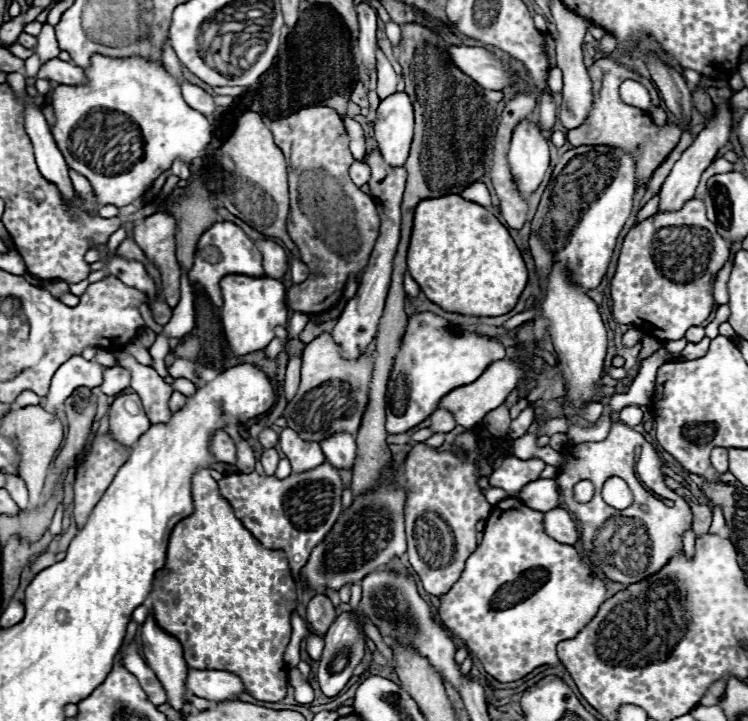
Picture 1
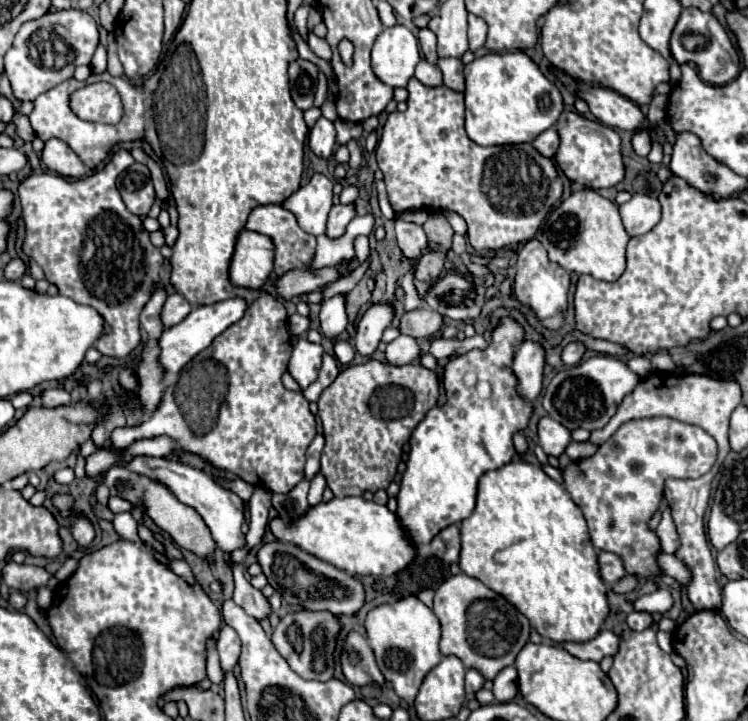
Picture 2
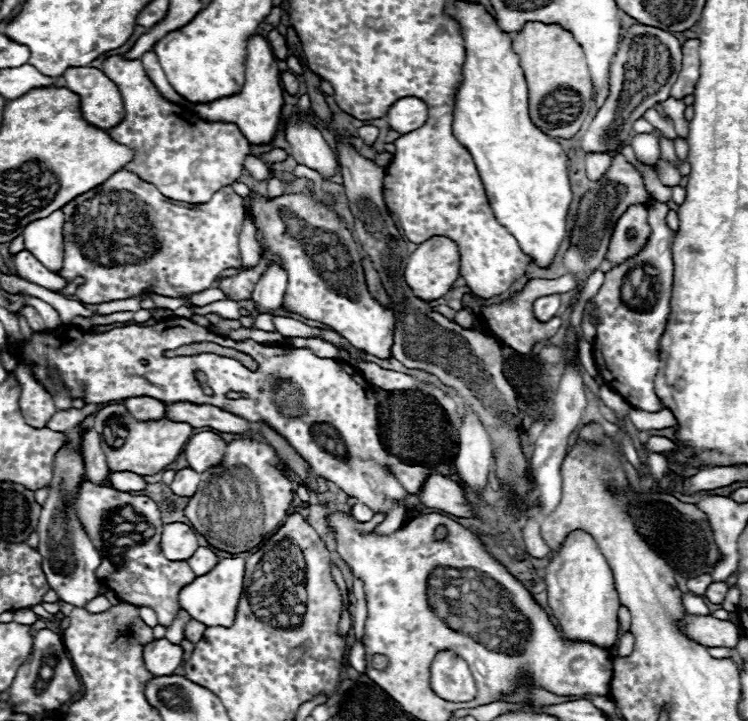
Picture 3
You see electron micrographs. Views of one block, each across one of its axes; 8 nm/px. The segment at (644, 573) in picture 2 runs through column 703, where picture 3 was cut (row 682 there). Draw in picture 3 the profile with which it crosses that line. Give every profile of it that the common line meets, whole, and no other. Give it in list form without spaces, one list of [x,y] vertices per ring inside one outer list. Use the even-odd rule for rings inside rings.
[[[452,650],[438,652],[436,660],[432,660],[430,688],[448,702],[466,702],[476,696],[476,682],[468,664]]]

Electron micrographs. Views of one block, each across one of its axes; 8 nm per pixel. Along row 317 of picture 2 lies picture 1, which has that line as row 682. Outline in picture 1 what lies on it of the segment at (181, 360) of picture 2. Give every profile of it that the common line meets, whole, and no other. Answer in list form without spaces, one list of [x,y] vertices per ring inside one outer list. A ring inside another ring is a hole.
[[[188,670],[188,692],[214,702],[240,700],[242,680],[224,670]]]

